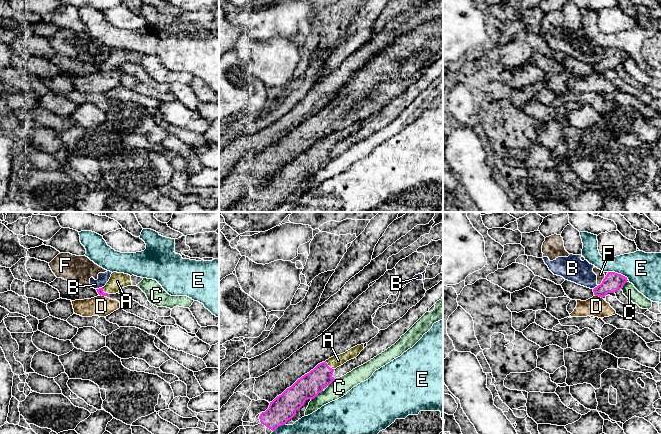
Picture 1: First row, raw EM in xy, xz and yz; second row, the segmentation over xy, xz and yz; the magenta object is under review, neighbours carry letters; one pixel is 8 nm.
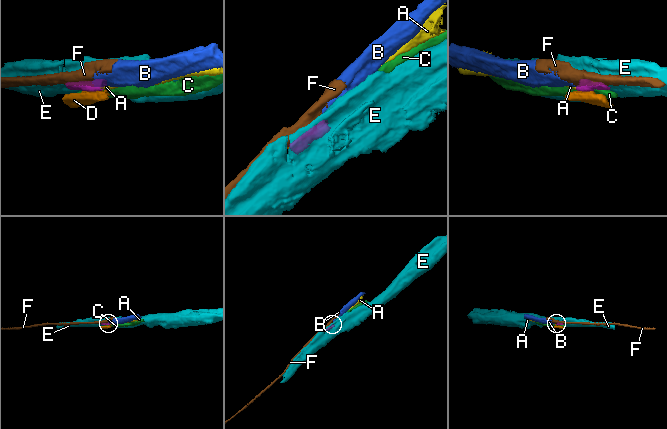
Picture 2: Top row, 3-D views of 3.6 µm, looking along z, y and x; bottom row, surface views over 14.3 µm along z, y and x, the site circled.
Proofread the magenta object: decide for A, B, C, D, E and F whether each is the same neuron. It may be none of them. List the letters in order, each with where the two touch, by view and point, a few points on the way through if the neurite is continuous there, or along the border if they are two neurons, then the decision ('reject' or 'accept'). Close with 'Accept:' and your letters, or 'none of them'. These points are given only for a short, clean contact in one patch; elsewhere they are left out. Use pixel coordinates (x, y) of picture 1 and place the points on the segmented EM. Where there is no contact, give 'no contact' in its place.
A: contact xz (328, 366); way xz (311, 384), (328, 366), (338, 360); accept
B: contact yz (595, 287); border yz (598, 285), (593, 289); reject
C: contact xz (316, 395); border xz (322, 390), (311, 400); reject
D: contact yz (599, 296); border yz (595, 295), (602, 298); reject
E: contact yz (617, 273); reject
F: contact yz (602, 281); reject
Accept: A

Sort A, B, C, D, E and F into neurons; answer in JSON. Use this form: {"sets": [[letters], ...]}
{"sets": [["A"], ["B", "F"], ["C"], ["D"], ["E"]]}

